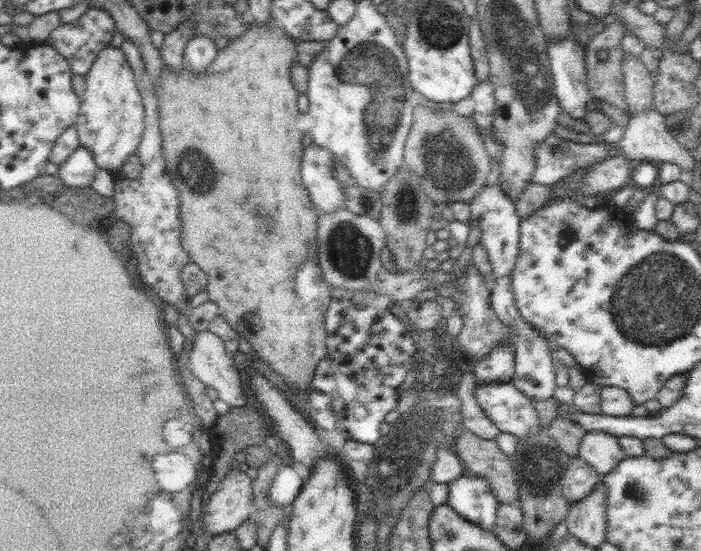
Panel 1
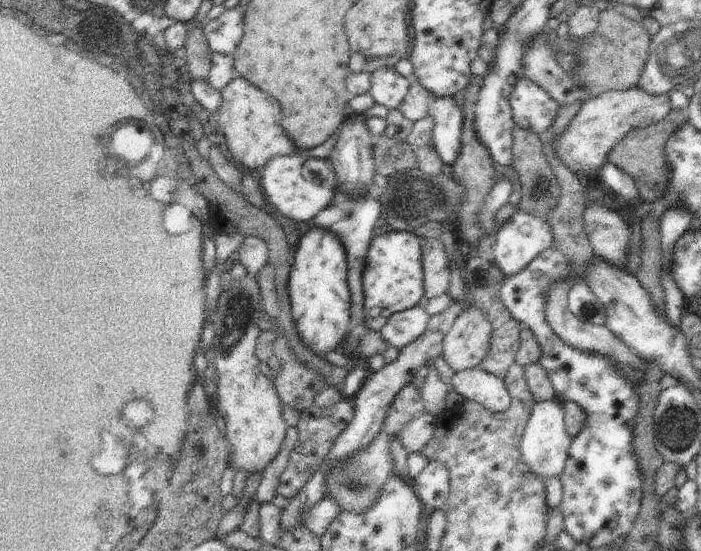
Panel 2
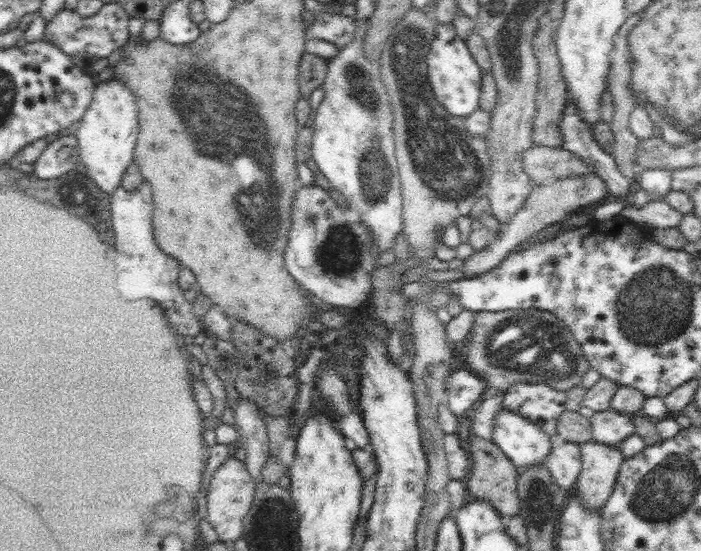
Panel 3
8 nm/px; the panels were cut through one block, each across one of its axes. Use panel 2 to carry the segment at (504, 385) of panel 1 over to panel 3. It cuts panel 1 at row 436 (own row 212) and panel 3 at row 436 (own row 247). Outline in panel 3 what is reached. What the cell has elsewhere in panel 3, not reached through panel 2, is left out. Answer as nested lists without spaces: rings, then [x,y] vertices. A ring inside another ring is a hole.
[[[504,407],[494,417],[493,440],[514,461],[518,472],[530,465],[545,463],[552,450],[548,433],[524,415]]]

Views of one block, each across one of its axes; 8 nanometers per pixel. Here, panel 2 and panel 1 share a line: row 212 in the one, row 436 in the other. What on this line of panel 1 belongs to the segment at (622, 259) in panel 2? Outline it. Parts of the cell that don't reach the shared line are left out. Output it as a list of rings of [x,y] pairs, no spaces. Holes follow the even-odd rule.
[[[599,430],[587,432],[579,446],[579,456],[601,476],[608,474],[626,456],[619,437]]]

